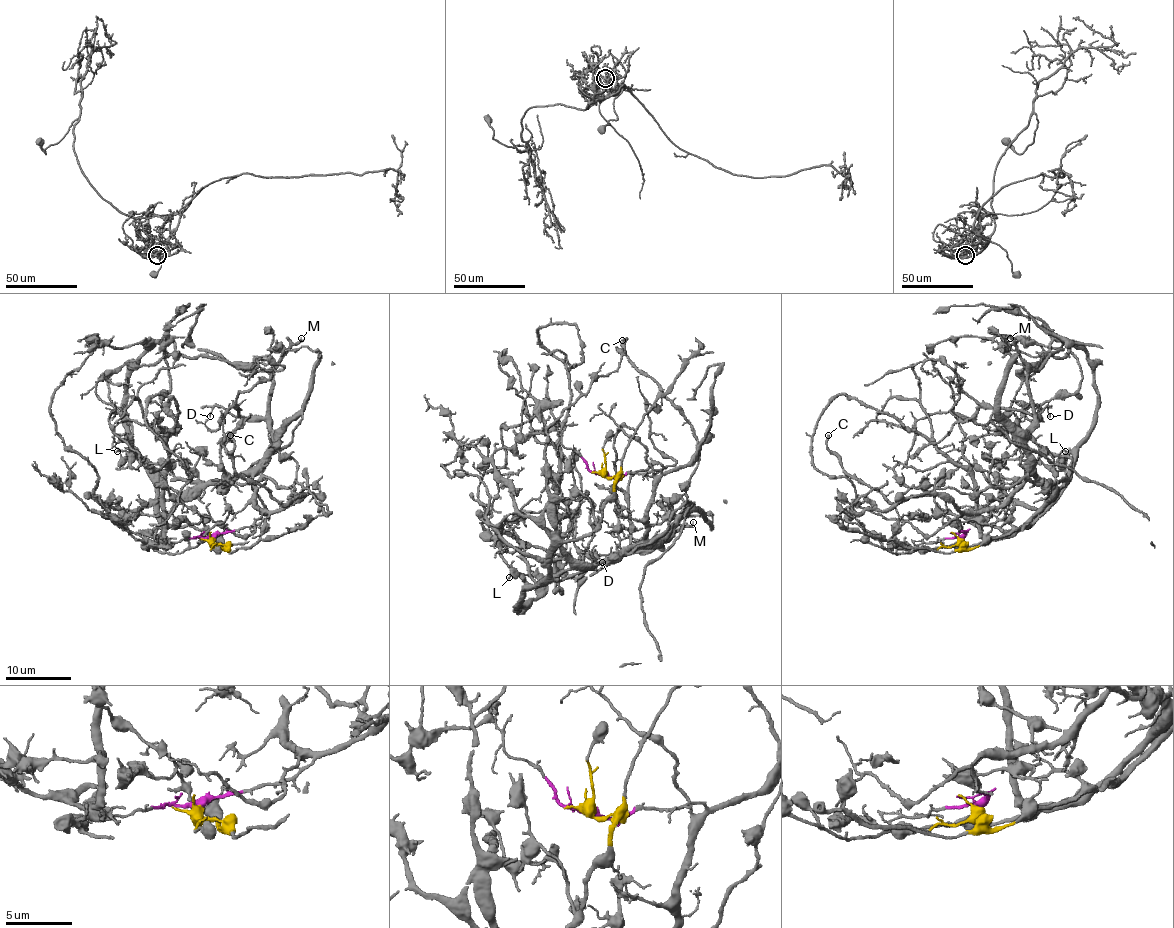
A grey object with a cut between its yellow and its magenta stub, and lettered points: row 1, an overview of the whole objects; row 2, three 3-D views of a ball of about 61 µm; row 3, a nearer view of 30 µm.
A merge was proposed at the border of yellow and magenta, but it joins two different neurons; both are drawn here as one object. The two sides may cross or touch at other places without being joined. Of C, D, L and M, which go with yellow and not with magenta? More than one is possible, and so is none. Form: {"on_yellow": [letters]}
{"on_yellow": ["L"]}

